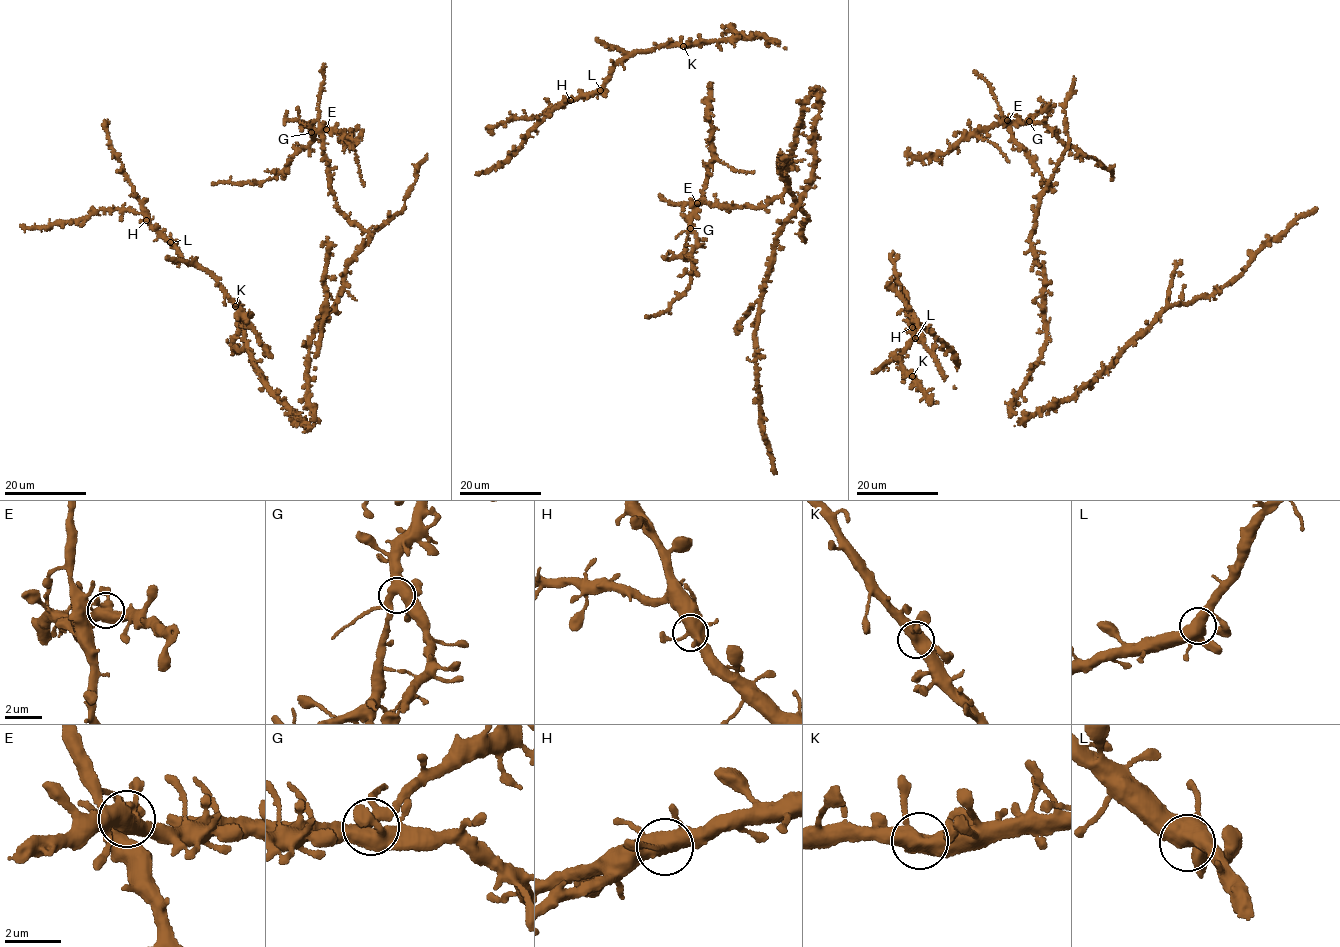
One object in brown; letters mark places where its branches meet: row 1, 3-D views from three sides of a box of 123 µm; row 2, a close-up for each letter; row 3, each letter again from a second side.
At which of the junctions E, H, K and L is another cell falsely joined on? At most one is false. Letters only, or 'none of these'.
E

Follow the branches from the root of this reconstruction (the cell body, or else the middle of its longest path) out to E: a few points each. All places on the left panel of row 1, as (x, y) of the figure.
E: (307, 383), (308, 341), (335, 302), (348, 261), (369, 234), (348, 220), (337, 204), (324, 152), (326, 129)

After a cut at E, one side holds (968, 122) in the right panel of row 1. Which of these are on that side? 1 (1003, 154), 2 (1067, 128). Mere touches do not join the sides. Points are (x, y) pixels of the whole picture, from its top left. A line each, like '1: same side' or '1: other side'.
1: same side
2: other side

